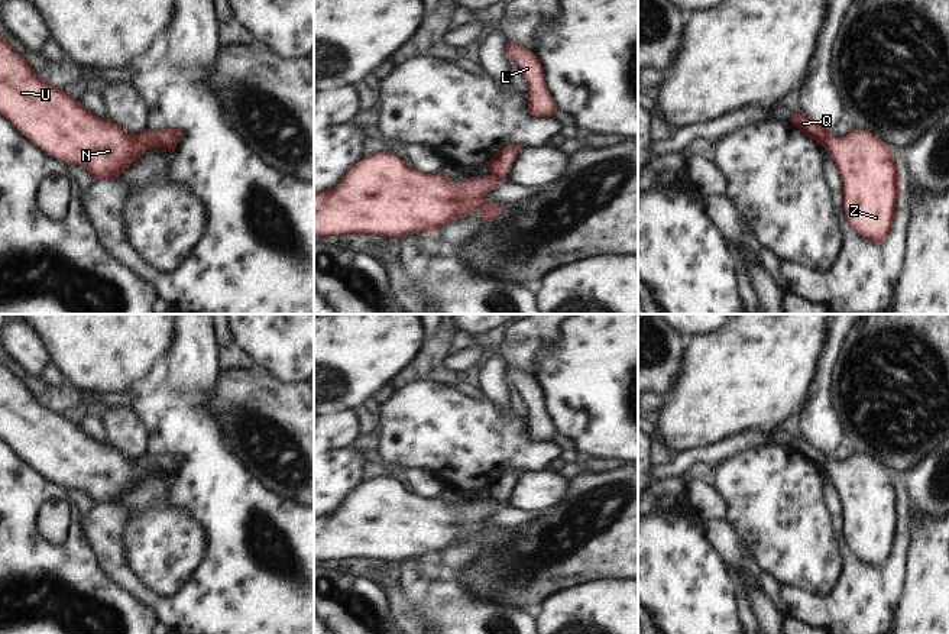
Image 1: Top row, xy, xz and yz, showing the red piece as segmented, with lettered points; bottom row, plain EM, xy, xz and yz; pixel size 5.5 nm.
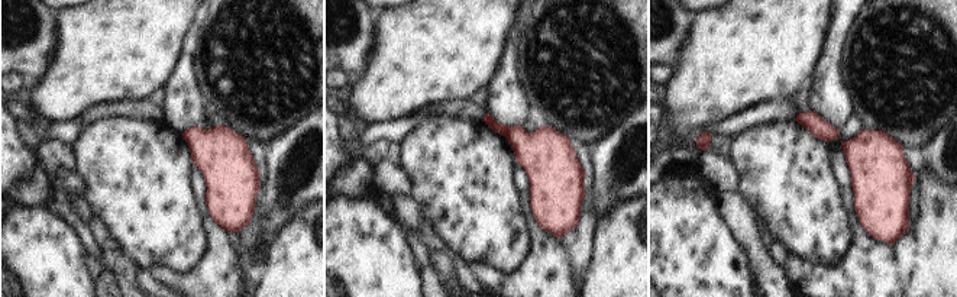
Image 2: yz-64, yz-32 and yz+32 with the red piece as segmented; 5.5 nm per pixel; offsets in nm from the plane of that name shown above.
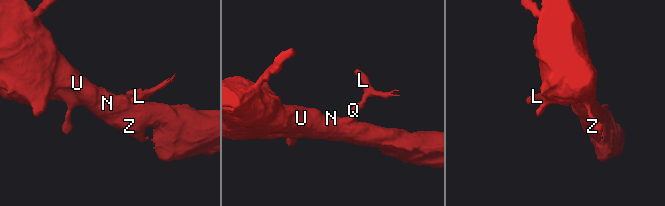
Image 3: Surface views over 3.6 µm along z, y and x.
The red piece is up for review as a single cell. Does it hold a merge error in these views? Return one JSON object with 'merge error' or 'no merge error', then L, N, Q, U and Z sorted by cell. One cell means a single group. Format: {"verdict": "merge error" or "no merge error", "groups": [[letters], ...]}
{"verdict": "merge error", "groups": [["L", "Q"], ["N", "U", "Z"]]}

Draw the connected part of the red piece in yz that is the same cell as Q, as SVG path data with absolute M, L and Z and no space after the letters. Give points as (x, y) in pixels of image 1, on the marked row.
M801 111L797 114L793 114L790 122L807 138L816 140L817 143L823 145L826 136L827 136L827 129L814 123L812 119L809 119L806 114Z

